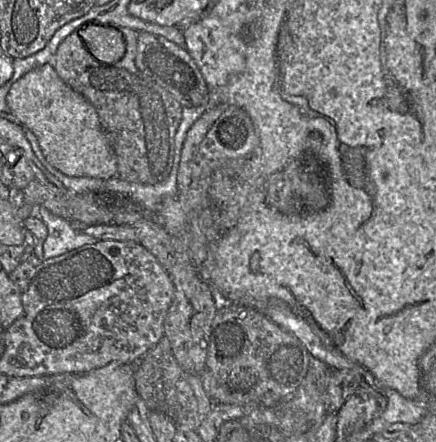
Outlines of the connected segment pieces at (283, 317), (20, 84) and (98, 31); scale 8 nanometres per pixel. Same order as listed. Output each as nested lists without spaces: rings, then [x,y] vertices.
[[[277,298],[269,299],[263,304],[260,311],[264,316],[277,323],[282,329],[294,335],[303,344],[313,360],[323,362],[333,368],[347,367],[352,369],[354,372],[358,372],[361,377],[363,375],[364,381],[373,389],[375,388],[375,380],[369,372],[346,357],[325,350],[321,341],[315,336],[309,325],[299,319],[284,301]]]
[[[50,64],[15,81],[6,97],[9,112],[36,137],[44,160],[66,176],[108,179],[117,176],[117,157],[94,106],[68,86]]]
[[[92,24],[85,25],[75,32],[78,37],[82,36],[88,51],[101,62],[115,63],[126,52],[126,43],[120,28]]]

